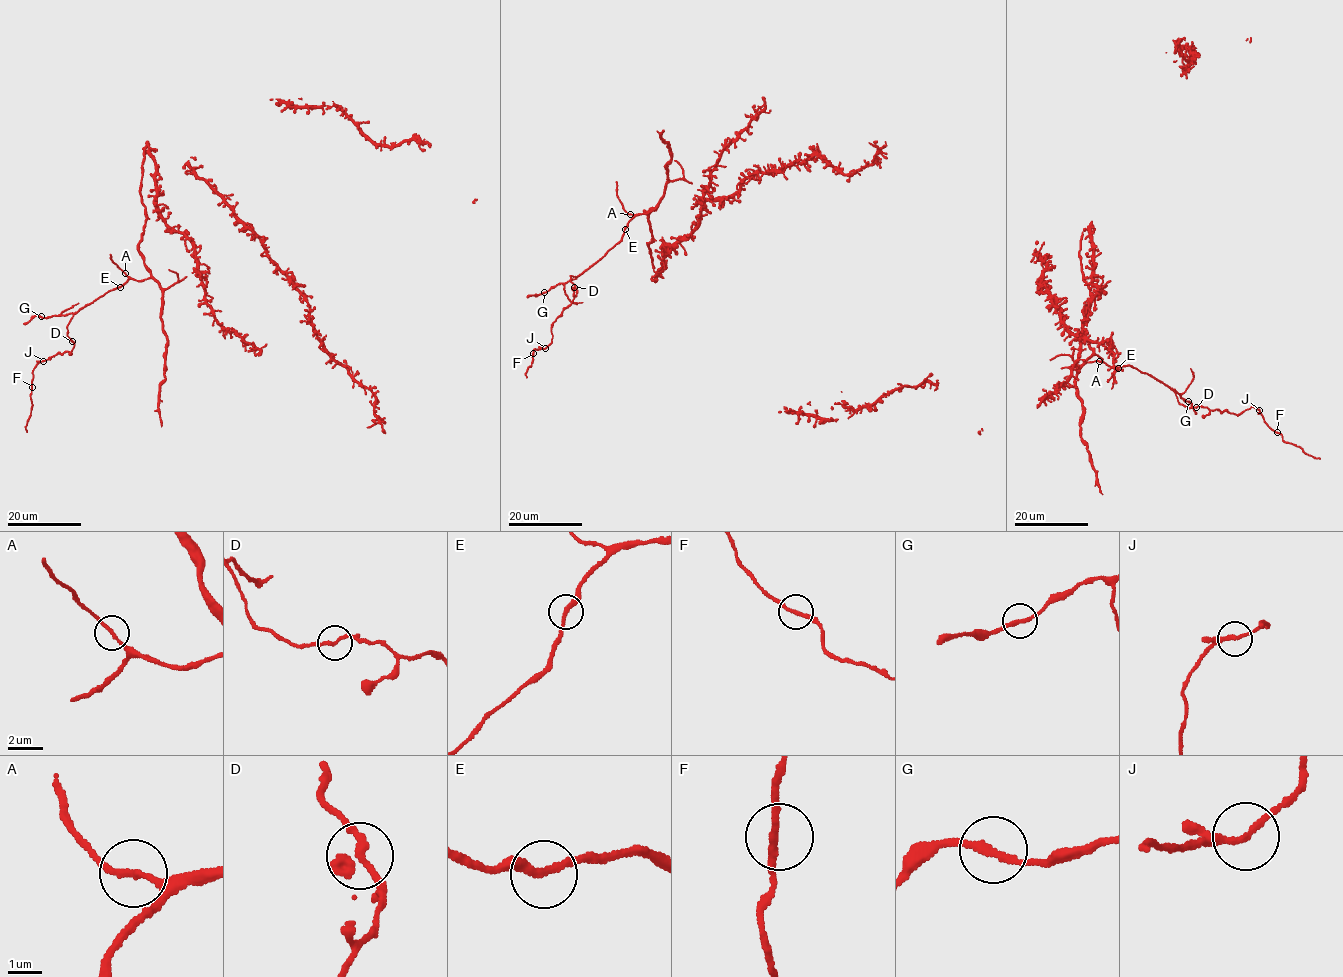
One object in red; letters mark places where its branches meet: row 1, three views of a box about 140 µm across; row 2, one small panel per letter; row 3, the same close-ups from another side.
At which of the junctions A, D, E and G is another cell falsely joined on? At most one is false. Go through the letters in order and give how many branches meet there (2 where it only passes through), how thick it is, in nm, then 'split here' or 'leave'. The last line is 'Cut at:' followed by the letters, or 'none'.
A: 2 branches meet; 180 nm thick; leave
D: 2 branches meet; 200 nm thick; leave
E: 2 branches meet; 240 nm thick; leave
G: 2 branches meet; 200 nm thick; leave
Cut at: none

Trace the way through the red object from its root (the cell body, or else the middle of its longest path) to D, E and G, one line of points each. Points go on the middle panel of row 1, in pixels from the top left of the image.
D: (661, 269), (653, 269), (648, 246), (650, 207), (656, 208), (637, 214), (597, 262), (571, 276), (574, 287)
E: (661, 269), (656, 272), (652, 267), (648, 242), (652, 233), (645, 212), (656, 208), (637, 214), (625, 229)
G: (661, 269), (653, 269), (648, 246), (650, 207), (656, 208), (637, 214), (597, 262), (544, 292)

